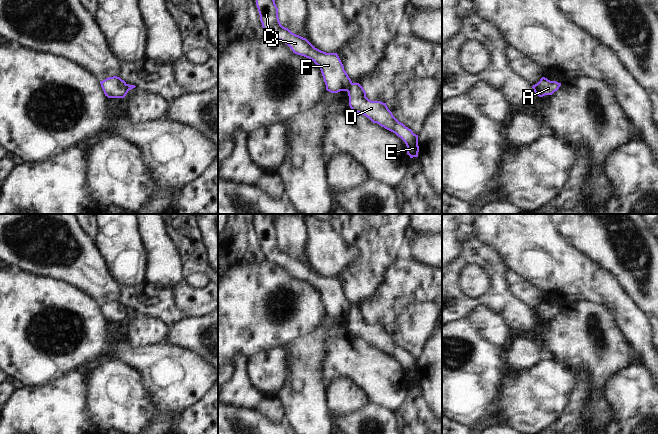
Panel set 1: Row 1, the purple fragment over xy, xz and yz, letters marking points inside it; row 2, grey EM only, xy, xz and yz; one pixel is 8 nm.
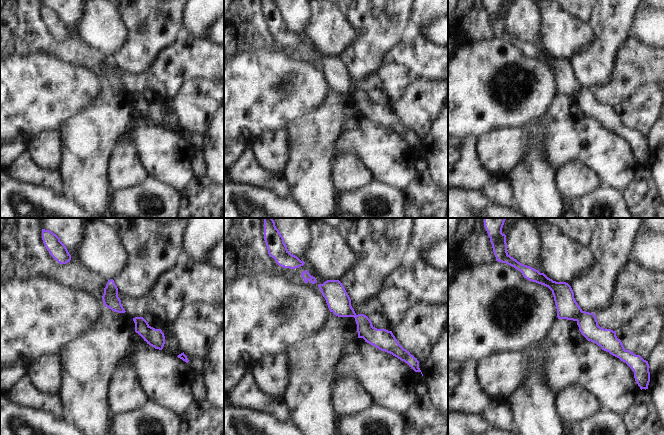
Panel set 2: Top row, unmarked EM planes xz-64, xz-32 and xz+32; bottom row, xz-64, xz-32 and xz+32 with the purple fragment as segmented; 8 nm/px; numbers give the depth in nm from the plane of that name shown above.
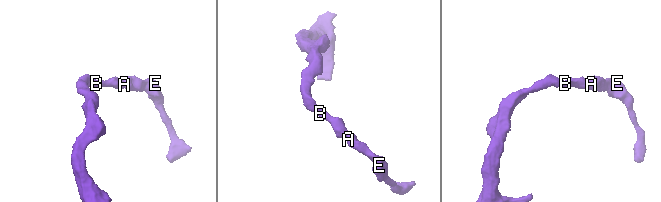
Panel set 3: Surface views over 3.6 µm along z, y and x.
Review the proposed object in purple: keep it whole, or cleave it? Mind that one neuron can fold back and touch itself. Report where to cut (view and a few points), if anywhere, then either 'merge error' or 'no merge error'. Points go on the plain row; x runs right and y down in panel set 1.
xz (351, 306), (347, 315) | merge error

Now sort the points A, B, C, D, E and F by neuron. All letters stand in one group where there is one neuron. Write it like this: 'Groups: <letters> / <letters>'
Groups: A D E / B C F.

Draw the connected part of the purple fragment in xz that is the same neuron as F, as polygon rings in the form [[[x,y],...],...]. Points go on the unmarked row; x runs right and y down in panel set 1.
[[[255,214],[255,224],[262,251],[268,260],[287,268],[293,277],[312,284],[321,294],[327,315],[331,317],[348,315],[352,305],[337,277],[321,275],[306,262],[292,257],[281,249],[274,214]]]

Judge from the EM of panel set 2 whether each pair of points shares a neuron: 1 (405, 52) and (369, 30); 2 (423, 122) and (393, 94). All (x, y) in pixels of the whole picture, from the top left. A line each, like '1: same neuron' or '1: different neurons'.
1: different neurons
2: different neurons

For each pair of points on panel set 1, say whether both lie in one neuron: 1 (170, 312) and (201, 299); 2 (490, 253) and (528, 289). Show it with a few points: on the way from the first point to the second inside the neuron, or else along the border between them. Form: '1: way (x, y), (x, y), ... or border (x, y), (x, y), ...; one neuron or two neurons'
1: border (174, 289), (176, 303), (186, 316); two neurons
2: border (507, 268), (507, 283), (508, 289), (511, 292); two neurons

